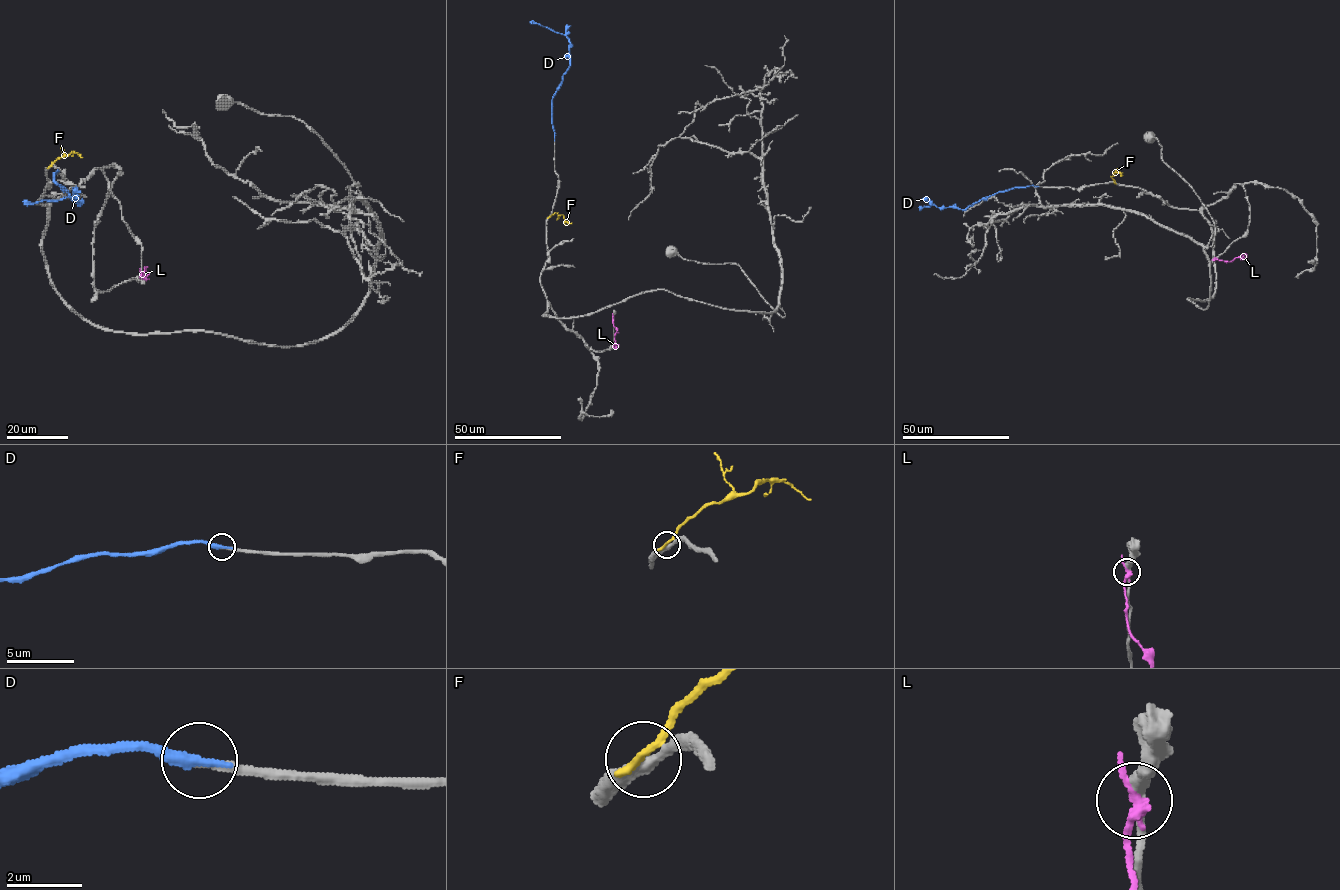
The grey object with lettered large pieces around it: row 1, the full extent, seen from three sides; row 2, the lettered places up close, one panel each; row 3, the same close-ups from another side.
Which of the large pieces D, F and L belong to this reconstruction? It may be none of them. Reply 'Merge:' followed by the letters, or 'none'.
Merge: D

